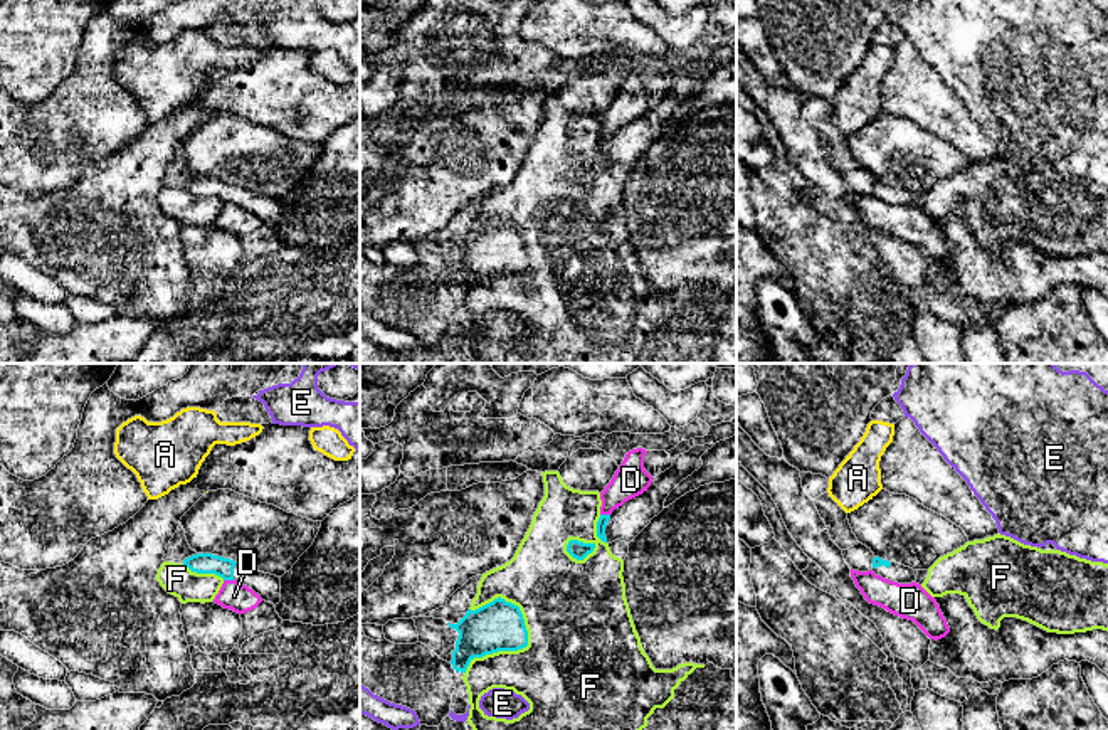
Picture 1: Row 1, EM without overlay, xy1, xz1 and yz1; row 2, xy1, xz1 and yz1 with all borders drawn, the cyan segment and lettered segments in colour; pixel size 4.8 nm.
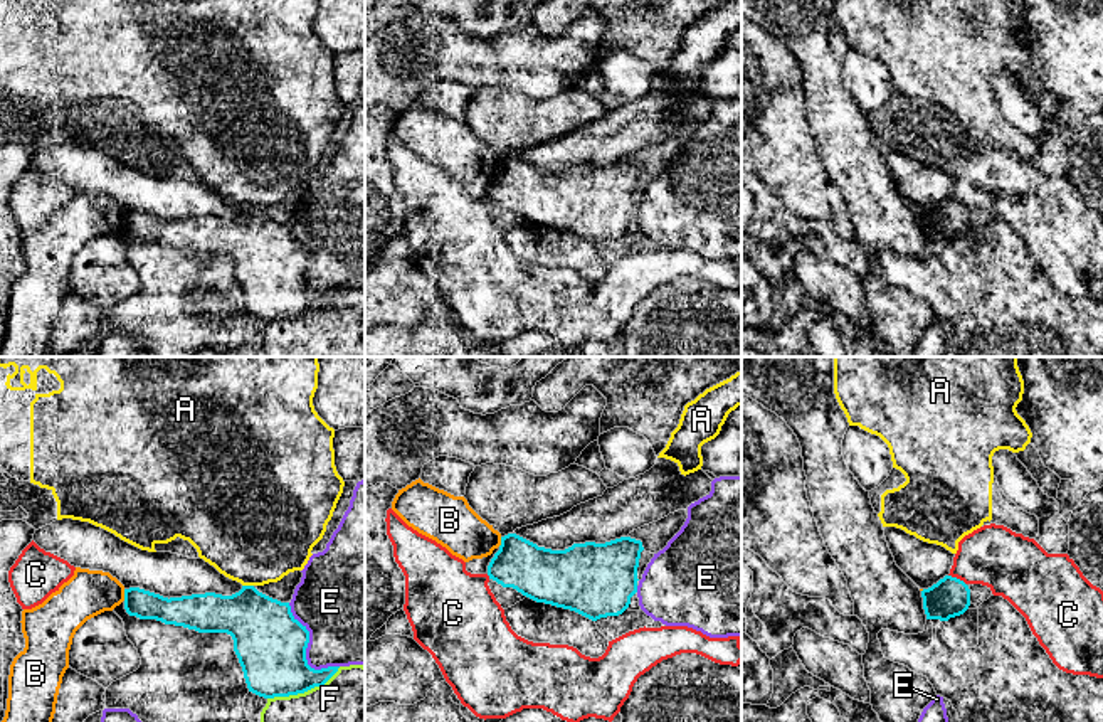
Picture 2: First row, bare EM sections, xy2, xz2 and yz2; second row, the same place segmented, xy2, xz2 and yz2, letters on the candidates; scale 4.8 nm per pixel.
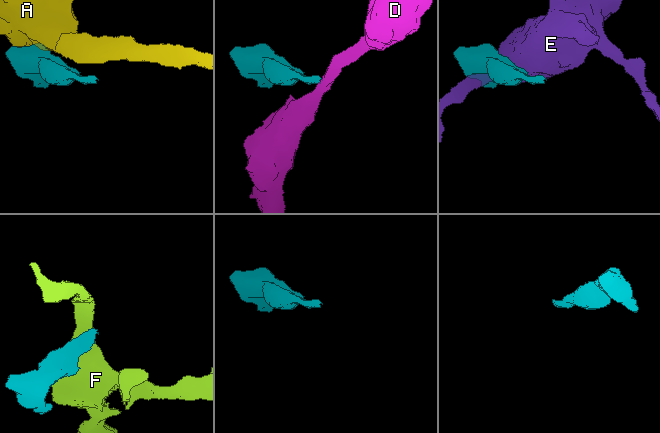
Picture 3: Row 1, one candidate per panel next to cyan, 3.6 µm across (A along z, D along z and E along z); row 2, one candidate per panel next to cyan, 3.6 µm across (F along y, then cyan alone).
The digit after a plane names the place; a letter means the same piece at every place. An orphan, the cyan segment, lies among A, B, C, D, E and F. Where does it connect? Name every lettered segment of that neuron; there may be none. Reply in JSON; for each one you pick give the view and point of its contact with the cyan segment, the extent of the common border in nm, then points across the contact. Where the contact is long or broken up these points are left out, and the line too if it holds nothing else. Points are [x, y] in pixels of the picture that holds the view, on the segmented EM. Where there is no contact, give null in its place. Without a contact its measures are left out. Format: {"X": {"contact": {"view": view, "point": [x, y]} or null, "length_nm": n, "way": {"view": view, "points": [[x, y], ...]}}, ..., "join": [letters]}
{"join": []}

